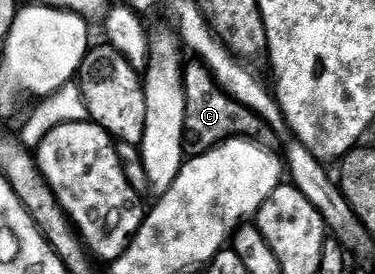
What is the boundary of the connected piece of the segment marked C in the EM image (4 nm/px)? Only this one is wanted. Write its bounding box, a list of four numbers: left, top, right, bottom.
[183,62,265,157]

